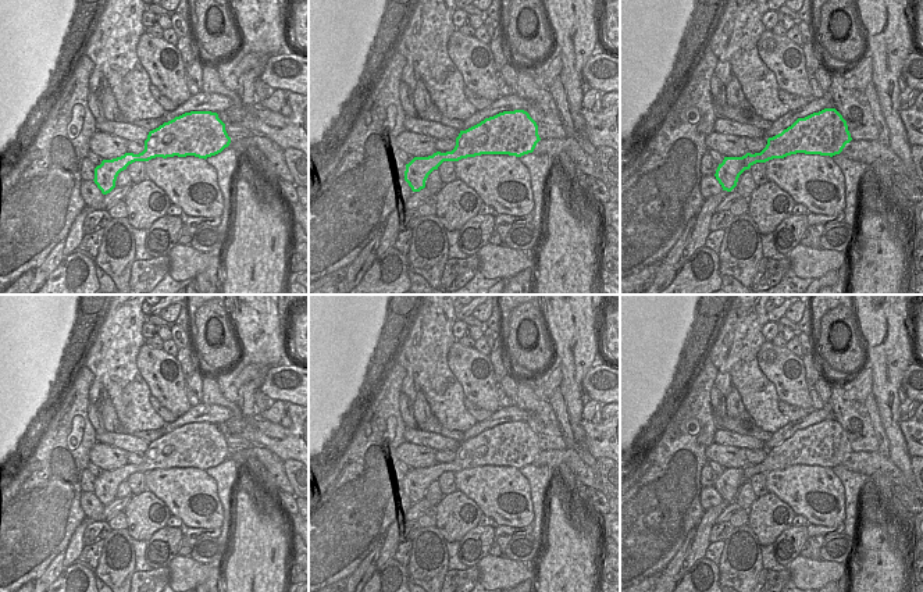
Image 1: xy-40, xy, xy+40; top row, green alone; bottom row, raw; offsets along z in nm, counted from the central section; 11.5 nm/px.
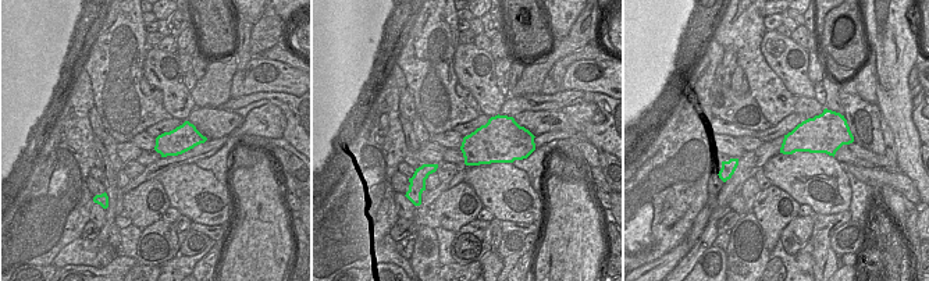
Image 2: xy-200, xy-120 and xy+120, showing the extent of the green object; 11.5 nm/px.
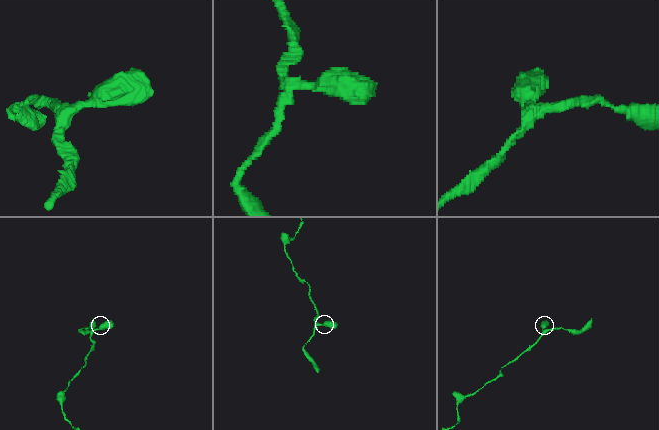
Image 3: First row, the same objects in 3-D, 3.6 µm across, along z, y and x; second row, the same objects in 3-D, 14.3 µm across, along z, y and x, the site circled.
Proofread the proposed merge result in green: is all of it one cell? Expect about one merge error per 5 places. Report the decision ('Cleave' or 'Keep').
Keep.

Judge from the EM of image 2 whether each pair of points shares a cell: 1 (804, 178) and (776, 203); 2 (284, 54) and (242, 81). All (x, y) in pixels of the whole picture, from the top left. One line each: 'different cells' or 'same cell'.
1: different cells
2: different cells

